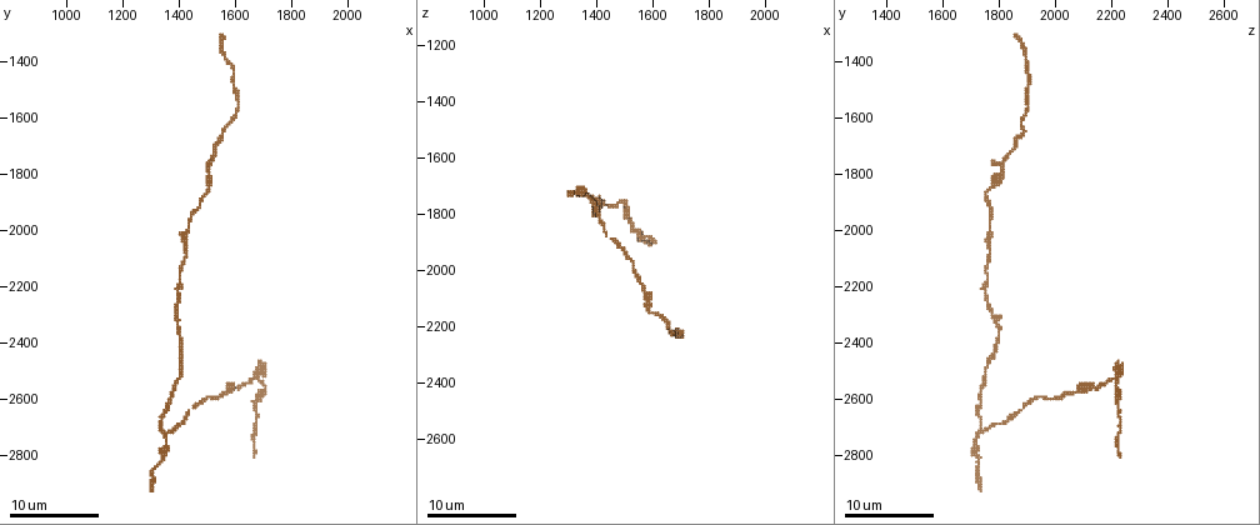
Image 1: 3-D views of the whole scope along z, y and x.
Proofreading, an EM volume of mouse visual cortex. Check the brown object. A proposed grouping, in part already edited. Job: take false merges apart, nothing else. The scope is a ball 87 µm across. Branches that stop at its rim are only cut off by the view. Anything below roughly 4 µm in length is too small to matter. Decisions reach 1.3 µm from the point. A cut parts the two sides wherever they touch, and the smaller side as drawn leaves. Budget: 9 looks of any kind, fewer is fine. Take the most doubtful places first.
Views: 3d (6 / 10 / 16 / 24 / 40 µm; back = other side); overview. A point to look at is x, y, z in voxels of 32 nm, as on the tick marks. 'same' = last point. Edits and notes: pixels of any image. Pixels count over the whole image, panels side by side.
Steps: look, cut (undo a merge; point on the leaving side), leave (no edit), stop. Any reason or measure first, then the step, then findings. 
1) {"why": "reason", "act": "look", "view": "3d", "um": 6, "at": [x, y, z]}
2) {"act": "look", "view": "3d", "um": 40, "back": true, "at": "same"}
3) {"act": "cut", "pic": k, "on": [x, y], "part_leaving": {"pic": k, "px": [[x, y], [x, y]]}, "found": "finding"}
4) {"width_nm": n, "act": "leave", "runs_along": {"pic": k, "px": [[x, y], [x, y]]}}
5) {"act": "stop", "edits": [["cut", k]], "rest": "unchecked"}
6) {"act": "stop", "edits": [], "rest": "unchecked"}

{"why": "thick turns thin", "act": "look", "view": "3d", "um": 10, "at": [1670, 2530, 2220]}

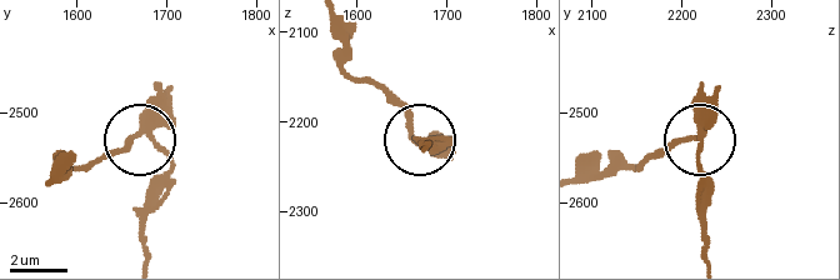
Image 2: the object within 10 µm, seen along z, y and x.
{"act": "cut", "pic": 2, "on": [165, 154], "part_leaving": {"pic": 2, "px": [[153, 119], [154, 145], [174, 180], [148, 216], [145, 253]]}, "found": "a second cell is stuck on"}

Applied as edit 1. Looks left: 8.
{"act": "look", "view": "overview"}

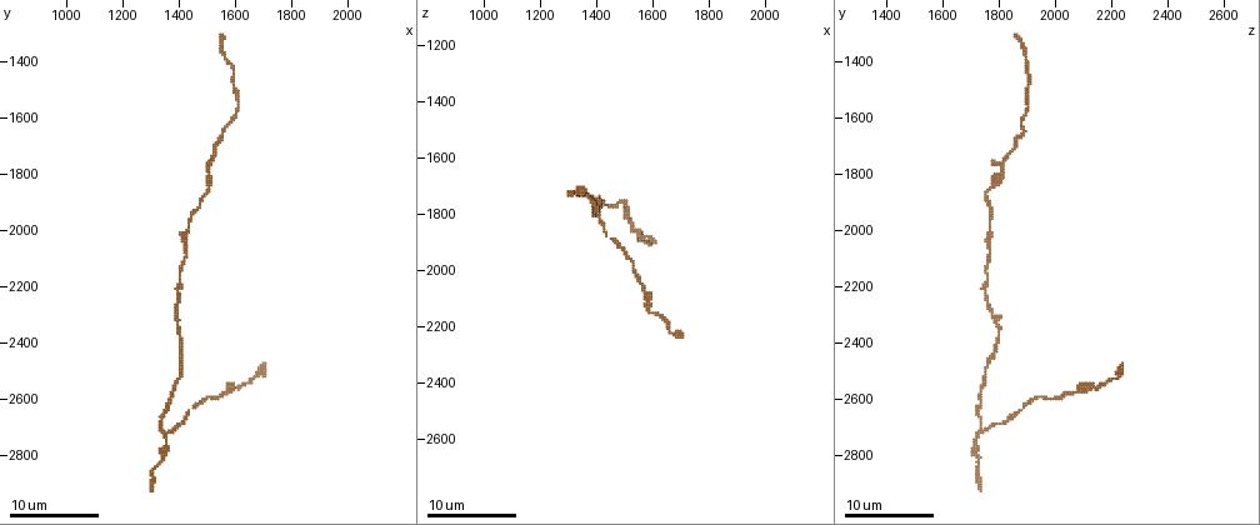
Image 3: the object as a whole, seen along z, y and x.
{"why": "two arms in line, one across", "act": "look", "view": "3d", "um": 10, "at": [1500, 1790, 1810]}

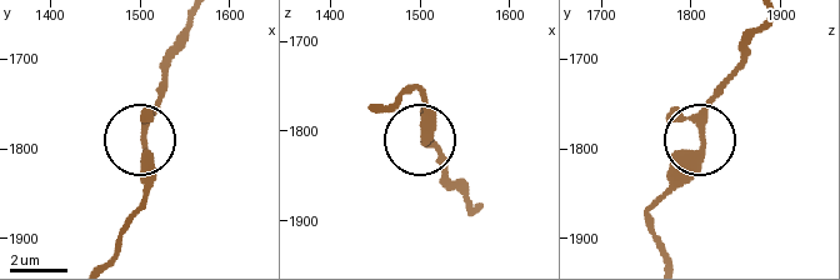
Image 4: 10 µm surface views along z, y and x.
{"width_nm": 230, "act": "leave", "found": "all the same cell"}

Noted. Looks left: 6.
{"why": "calibre changes", "act": "look", "view": "3d", "um": 10, "at": [1560, 2580, 2070]}

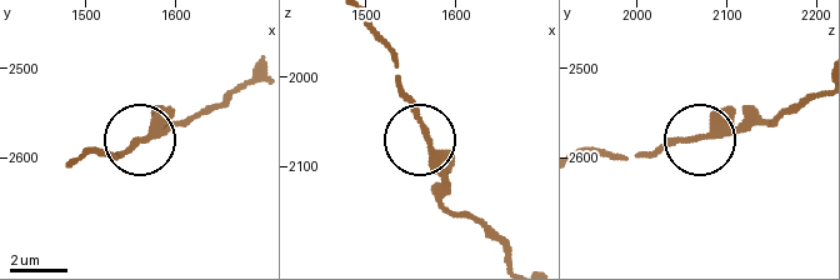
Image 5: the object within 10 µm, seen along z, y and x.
{"act": "leave", "found": "all the same cell"}

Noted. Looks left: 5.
{"act": "look", "view": "3d", "um": 16, "at": [1590, 1480, 1900]}

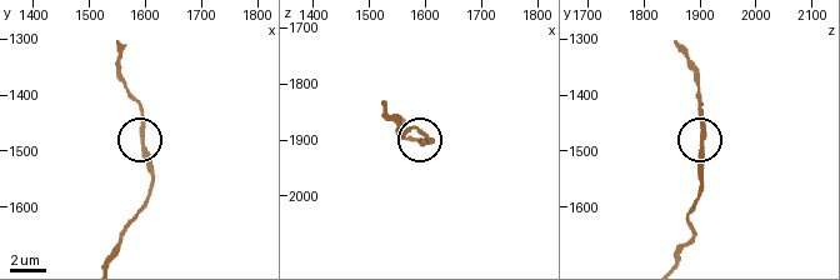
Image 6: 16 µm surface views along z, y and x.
{"act": "leave", "runs_along": {"pic": 6, "px": [[109, 256], [151, 180], [143, 108], [135, 96]]}, "found": "one cell here"}

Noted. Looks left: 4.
{"act": "stop", "edits": [["cut", 2]], "rest": "unchecked"}

